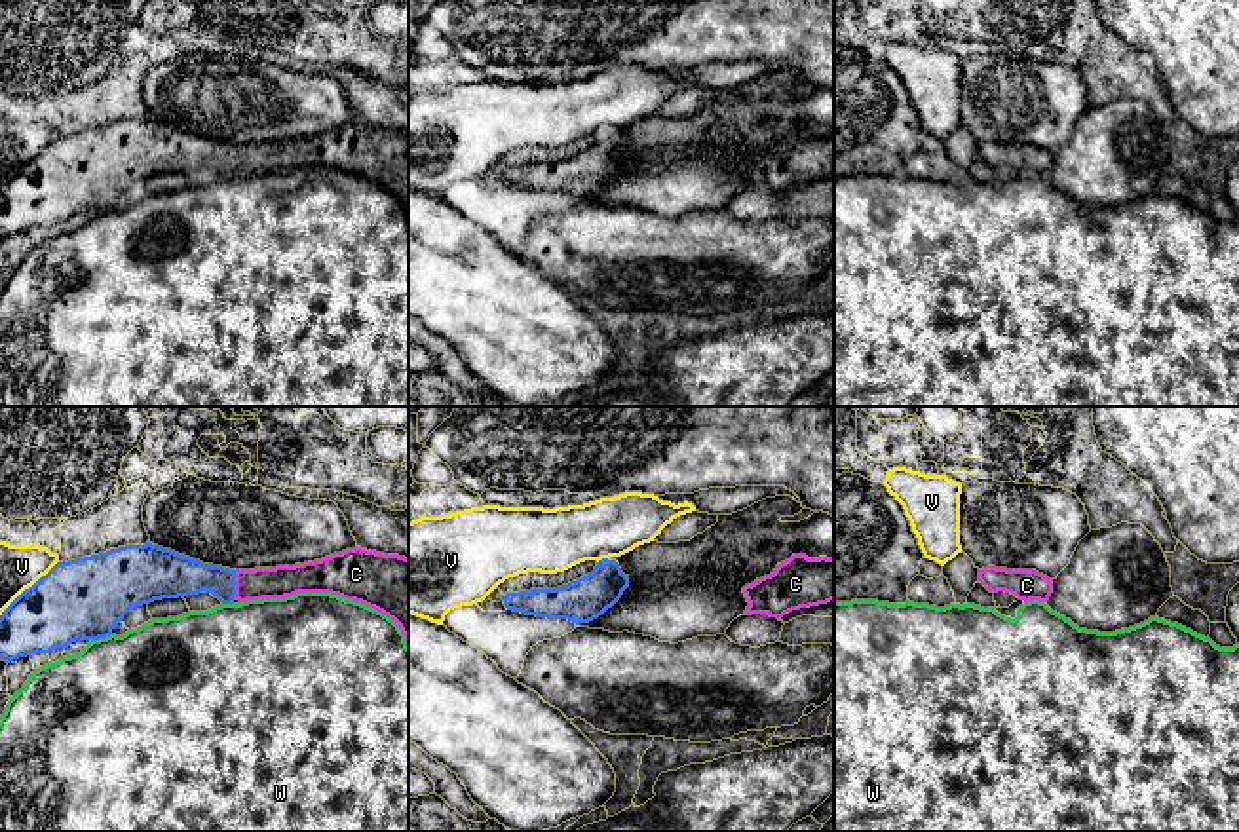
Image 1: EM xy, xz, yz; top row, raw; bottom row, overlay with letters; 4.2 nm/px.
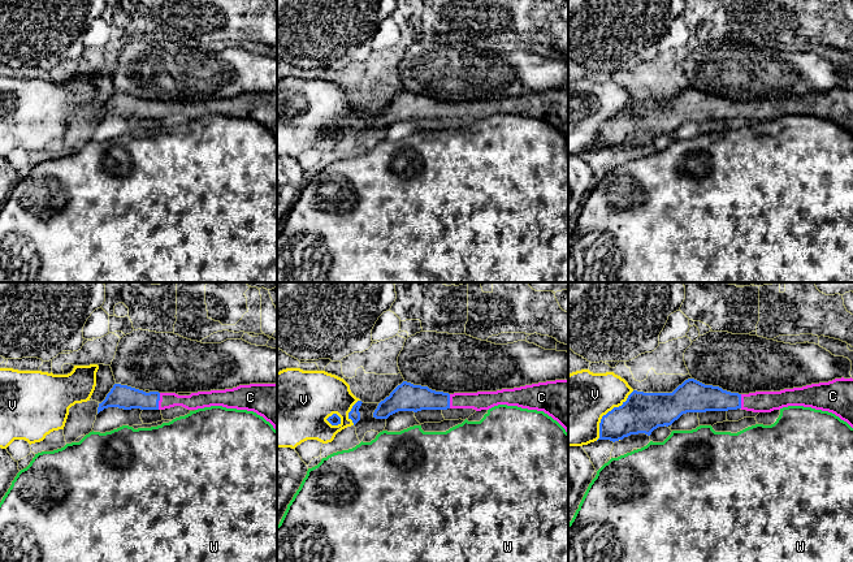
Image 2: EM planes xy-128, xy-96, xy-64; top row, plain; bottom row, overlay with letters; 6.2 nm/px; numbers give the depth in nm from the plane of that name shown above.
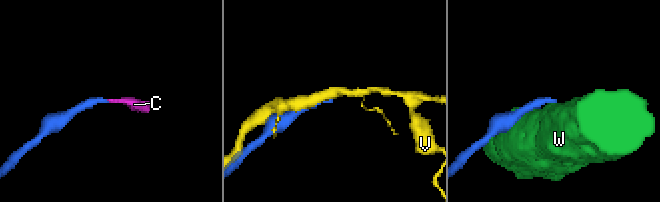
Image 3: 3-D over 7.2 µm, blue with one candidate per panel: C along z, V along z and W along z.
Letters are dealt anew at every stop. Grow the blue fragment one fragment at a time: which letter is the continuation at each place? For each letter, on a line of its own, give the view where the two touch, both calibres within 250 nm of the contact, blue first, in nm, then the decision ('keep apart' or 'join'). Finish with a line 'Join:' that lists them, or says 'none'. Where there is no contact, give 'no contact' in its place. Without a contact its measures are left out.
C: xy | 180/140 nm | join
V: xy | 340/180 nm | keep apart
W: xy | 340/480 nm | keep apart
Join: C

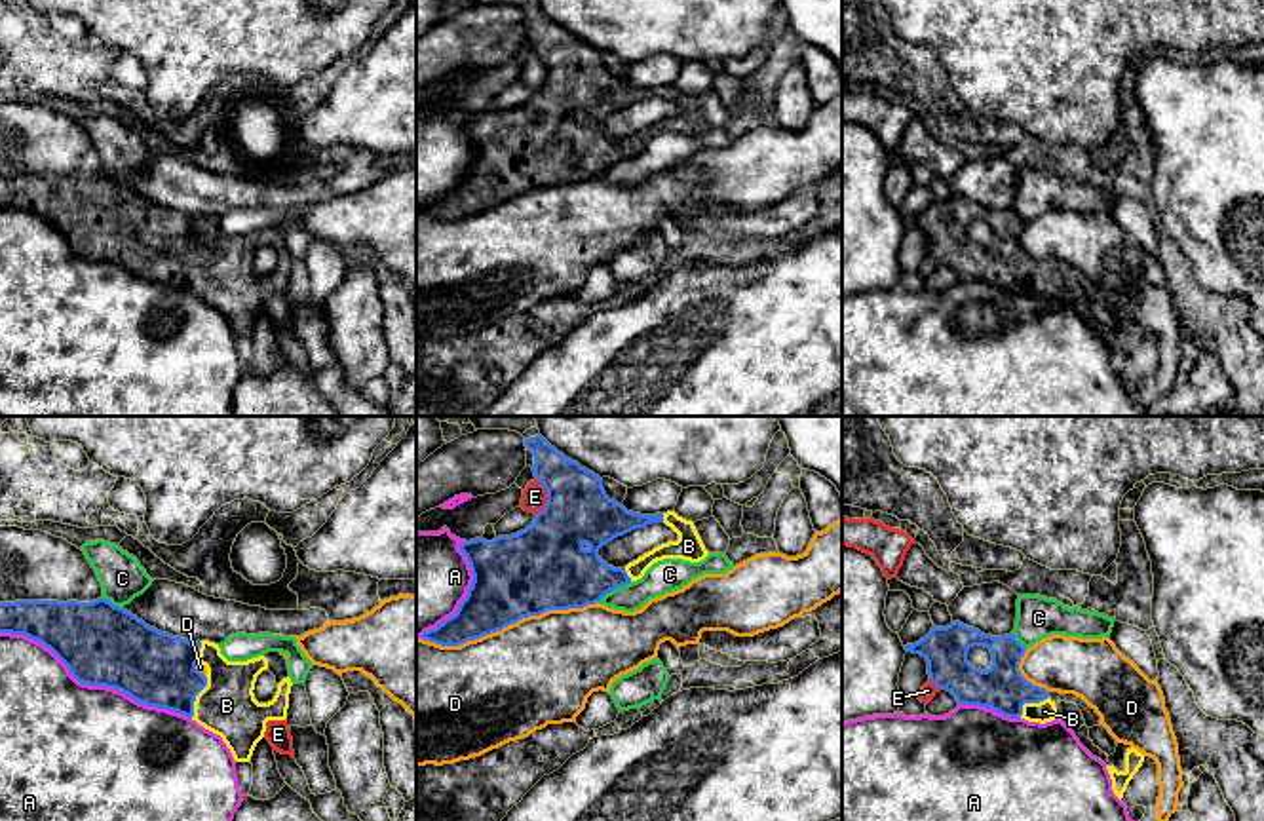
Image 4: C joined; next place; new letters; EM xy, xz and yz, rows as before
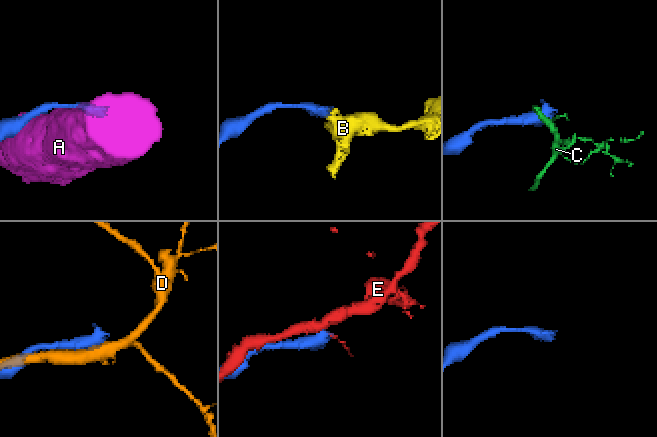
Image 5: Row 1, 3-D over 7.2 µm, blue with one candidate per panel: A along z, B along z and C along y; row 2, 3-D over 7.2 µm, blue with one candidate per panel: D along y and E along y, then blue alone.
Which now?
A: xy | 340/500 nm | keep apart
B: xy | 320/240 nm | join
C: xz | 300/140 nm | keep apart
D: xz | 360/460 nm | keep apart
E: xz | 300/110 nm | keep apart
Join: B

